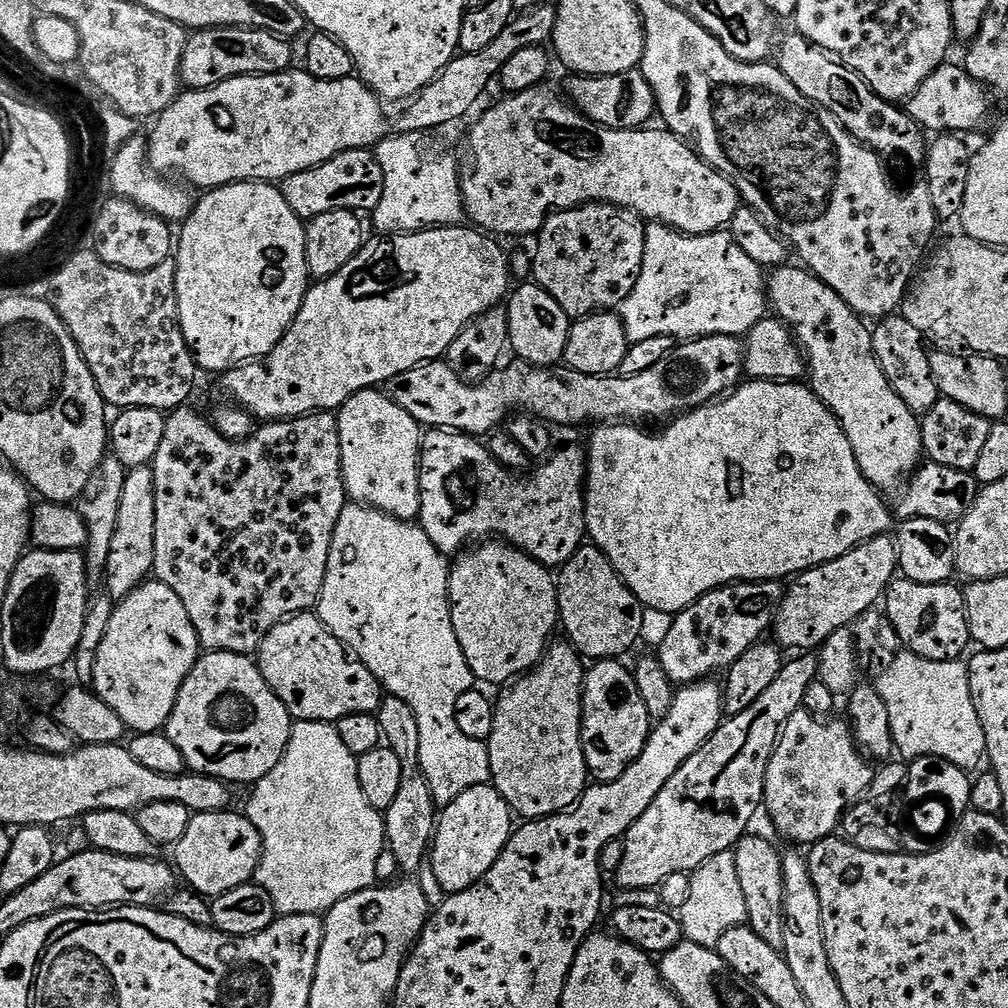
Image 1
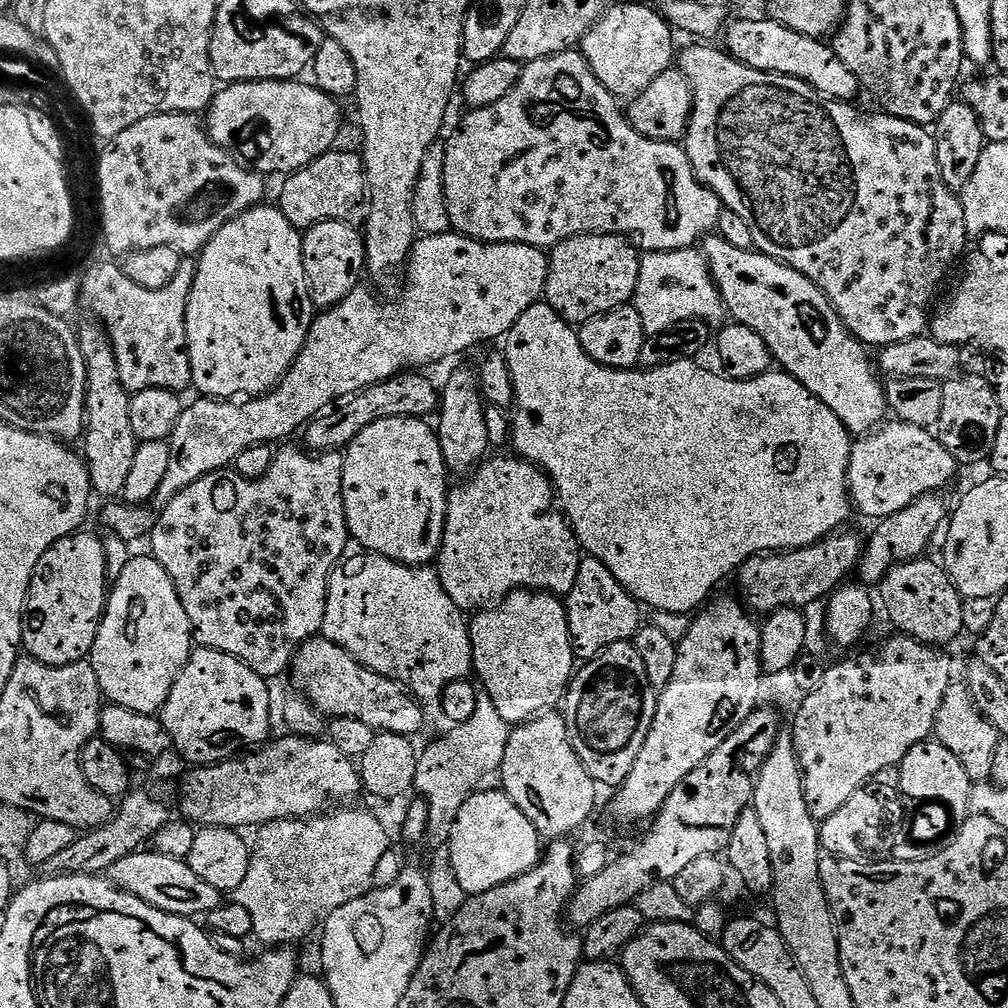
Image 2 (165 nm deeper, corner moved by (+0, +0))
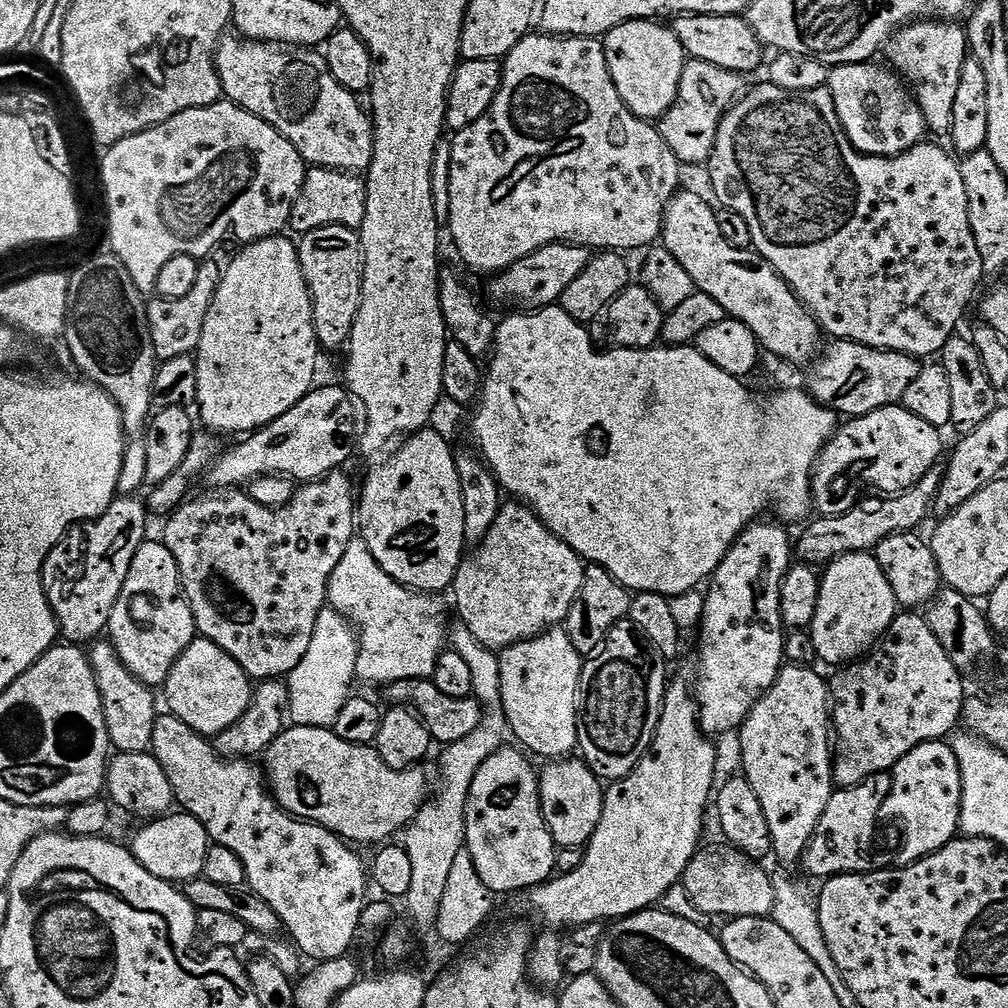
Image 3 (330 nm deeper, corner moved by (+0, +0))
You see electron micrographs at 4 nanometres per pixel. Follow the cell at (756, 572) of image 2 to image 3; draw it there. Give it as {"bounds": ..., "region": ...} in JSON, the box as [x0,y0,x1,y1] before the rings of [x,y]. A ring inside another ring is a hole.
{"bounds":[795,467,941,566],"region":[[[934,467],[913,488],[881,499],[884,501],[877,508],[857,506],[841,516],[826,516],[816,518],[816,521],[813,519],[807,525],[809,528],[805,530],[804,537],[795,541],[795,559],[809,566],[827,566],[837,556],[845,556],[851,552],[871,553],[882,541],[896,532],[916,532],[919,524],[927,518],[928,512],[930,516],[933,511],[941,479],[941,469]]]}

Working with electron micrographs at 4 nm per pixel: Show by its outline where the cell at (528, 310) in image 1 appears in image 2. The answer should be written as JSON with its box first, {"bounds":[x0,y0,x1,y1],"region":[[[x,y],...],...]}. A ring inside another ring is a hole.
{"bounds":[502,302,854,613],"region":[[[547,302],[530,306],[530,310],[526,310],[526,314],[522,314],[522,318],[518,318],[508,331],[506,343],[508,345],[502,348],[502,352],[507,357],[515,392],[516,416],[514,412],[511,417],[510,441],[511,447],[516,447],[515,455],[548,473],[559,507],[576,533],[581,549],[601,560],[610,574],[618,578],[620,585],[641,605],[649,604],[649,609],[695,613],[709,599],[707,596],[711,594],[712,587],[722,583],[731,572],[733,575],[751,556],[788,552],[792,548],[817,544],[832,533],[841,531],[847,525],[844,523],[854,516],[852,497],[848,494],[848,463],[853,437],[830,406],[823,404],[818,397],[810,394],[810,390],[806,390],[806,386],[802,386],[802,382],[783,370],[769,370],[749,380],[733,380],[719,371],[716,373],[703,368],[696,364],[700,362],[695,359],[675,360],[657,368],[639,370],[607,368],[594,362],[594,358],[582,350],[577,329],[567,324]]]}

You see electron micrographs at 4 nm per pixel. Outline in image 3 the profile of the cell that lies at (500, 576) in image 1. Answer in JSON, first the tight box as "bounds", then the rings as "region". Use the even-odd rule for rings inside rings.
{"bounds":[499,626,585,757],"region":[[[560,626],[549,628],[541,636],[511,644],[499,653],[499,658],[501,682],[499,707],[504,708],[502,716],[510,732],[521,740],[519,743],[533,757],[571,757],[578,748],[576,695],[580,689],[580,675],[585,661],[574,646],[574,642],[570,642],[567,631]]]}

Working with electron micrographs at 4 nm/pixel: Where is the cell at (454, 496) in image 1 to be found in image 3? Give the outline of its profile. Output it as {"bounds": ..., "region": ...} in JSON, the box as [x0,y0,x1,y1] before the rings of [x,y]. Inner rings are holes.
{"bounds":[450,502,586,650],"region":[[[520,502],[508,503],[501,507],[498,518],[494,518],[490,534],[486,534],[484,541],[475,545],[474,550],[460,561],[450,589],[450,596],[456,599],[459,623],[465,624],[482,646],[493,650],[503,650],[511,644],[541,636],[549,628],[563,625],[576,595],[582,590],[586,567],[580,555],[559,540],[531,508]]]}

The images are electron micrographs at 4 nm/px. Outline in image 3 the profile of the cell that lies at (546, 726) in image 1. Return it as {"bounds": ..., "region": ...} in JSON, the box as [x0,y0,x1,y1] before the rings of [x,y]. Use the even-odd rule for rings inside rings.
{"bounds":[539,758,605,849],"region":[[[556,758],[539,773],[540,812],[550,830],[557,849],[583,849],[589,838],[598,830],[598,818],[602,818],[605,785],[595,776],[583,759]]]}

